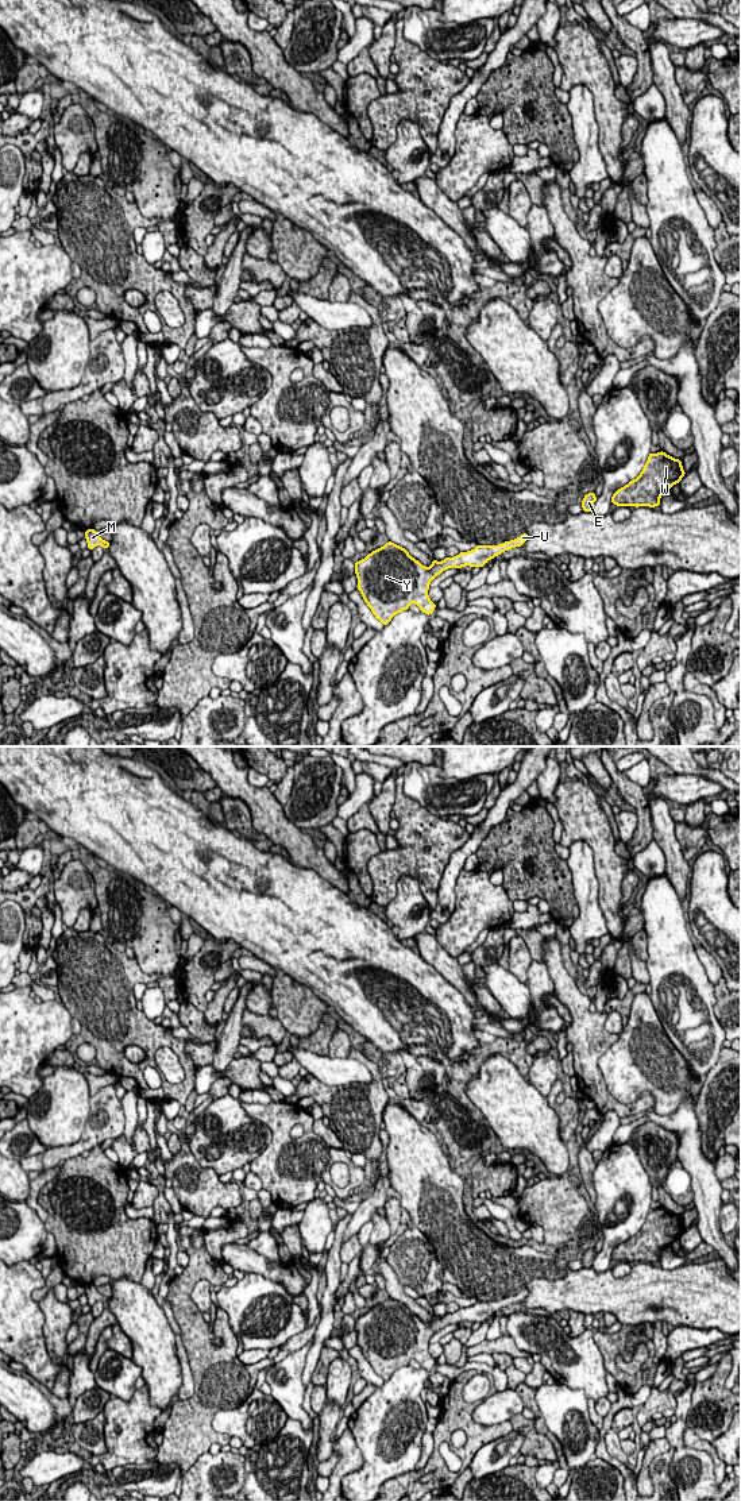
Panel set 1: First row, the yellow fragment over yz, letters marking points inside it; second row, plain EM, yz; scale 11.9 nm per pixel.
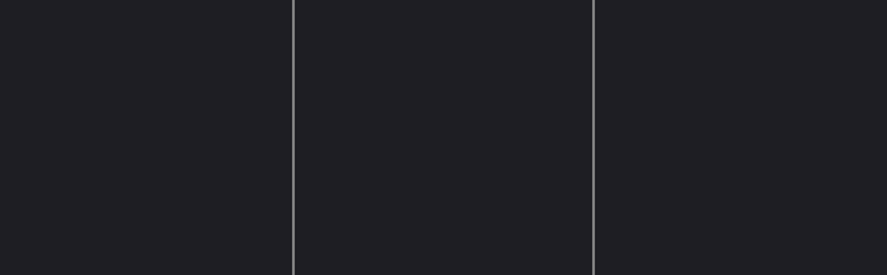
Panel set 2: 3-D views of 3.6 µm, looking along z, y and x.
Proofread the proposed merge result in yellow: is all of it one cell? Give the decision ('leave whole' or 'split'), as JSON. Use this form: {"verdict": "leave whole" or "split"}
{"verdict": "leave whole"}

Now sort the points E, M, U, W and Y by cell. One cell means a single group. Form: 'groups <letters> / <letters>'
groups E M U W Y

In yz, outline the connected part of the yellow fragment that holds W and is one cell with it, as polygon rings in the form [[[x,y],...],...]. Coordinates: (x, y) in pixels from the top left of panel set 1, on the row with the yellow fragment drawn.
[[[664,451],[649,454],[640,475],[624,487],[618,489],[611,503],[617,506],[649,506],[660,505],[660,497],[679,483],[686,475],[682,462]]]

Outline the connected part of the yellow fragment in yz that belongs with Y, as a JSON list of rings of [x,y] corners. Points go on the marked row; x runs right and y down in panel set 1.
[[[524,533],[499,545],[476,545],[443,562],[433,559],[429,567],[424,567],[405,548],[389,541],[355,563],[356,589],[383,625],[400,611],[408,610],[410,603],[416,603],[422,613],[431,616],[436,603],[429,599],[428,590],[437,575],[452,567],[483,567],[503,551],[521,547],[528,537],[529,535]]]

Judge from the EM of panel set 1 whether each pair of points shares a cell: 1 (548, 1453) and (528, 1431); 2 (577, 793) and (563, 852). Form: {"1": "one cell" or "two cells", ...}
{"1": "one cell", "2": "two cells"}

